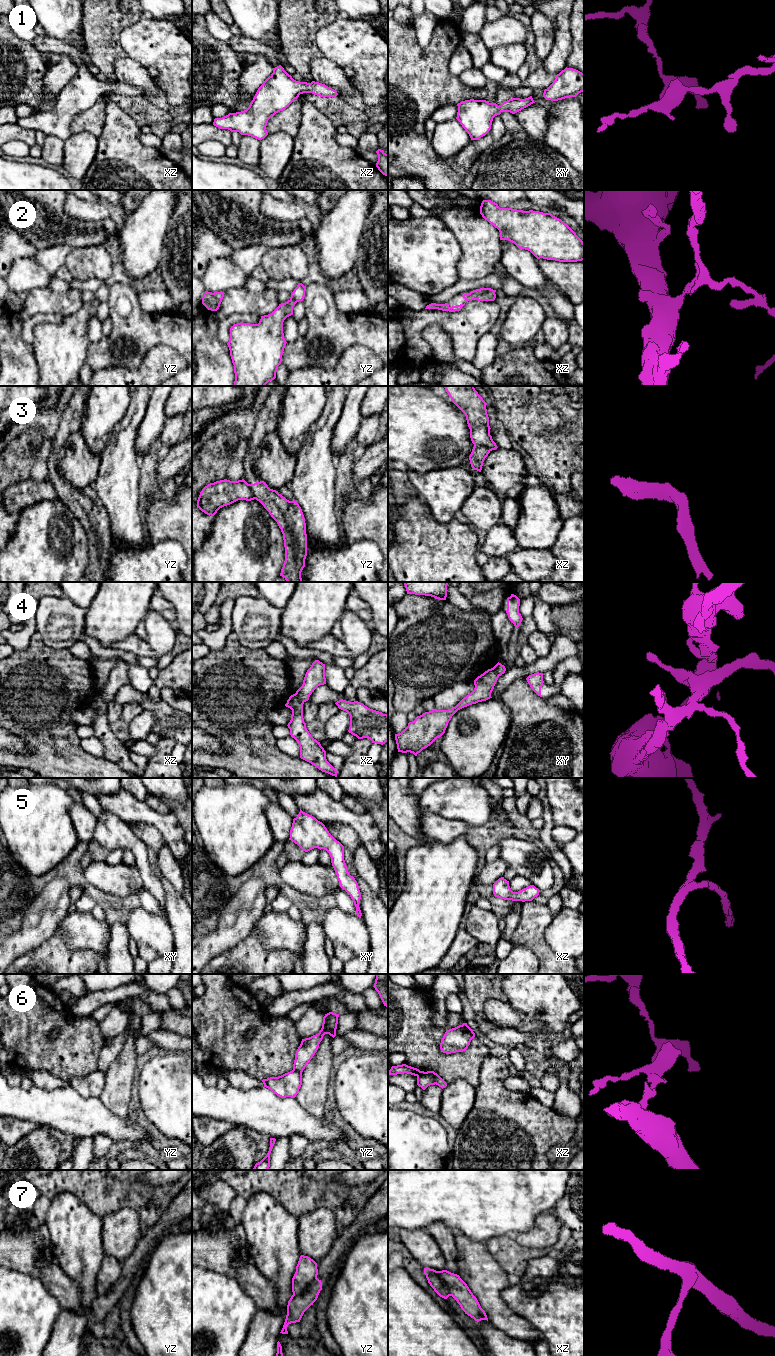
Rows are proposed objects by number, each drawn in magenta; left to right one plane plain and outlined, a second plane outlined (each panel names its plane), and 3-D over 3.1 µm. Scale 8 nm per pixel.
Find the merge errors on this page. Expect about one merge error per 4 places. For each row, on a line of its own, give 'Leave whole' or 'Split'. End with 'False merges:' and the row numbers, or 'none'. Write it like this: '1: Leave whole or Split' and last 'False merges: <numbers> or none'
1: Leave whole
2: Leave whole
3: Split
4: Split
5: Leave whole
6: Split
7: Split
False merges: 3, 4, 6, 7

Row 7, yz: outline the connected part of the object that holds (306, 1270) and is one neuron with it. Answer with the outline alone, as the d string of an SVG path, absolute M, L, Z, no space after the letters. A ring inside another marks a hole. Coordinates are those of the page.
M301 1255L292 1278L293 1294L302 1294L318 1275L317 1263L308 1256Z

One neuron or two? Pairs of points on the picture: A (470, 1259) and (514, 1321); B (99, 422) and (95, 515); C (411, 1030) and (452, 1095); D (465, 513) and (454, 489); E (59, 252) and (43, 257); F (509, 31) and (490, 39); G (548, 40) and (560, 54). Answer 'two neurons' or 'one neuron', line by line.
A: one neuron
B: two neurons
C: two neurons
D: two neurons
E: one neuron
F: one neuron
G: two neurons

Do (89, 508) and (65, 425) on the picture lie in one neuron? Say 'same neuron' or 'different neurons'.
same neuron

